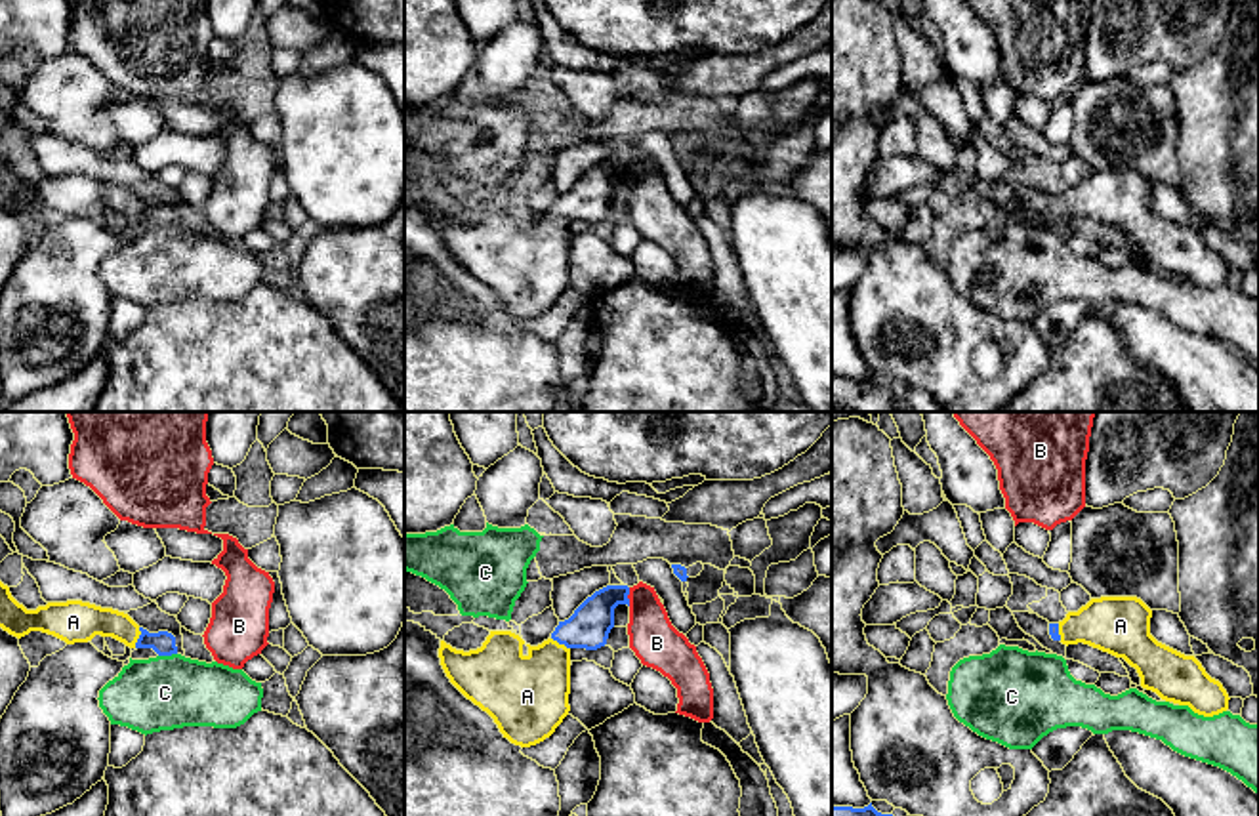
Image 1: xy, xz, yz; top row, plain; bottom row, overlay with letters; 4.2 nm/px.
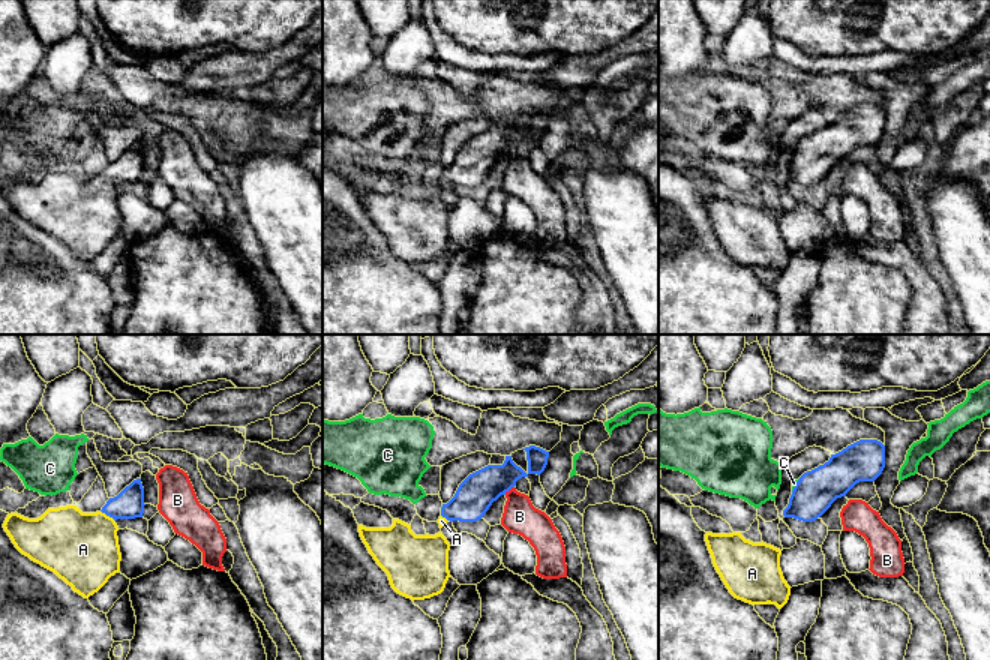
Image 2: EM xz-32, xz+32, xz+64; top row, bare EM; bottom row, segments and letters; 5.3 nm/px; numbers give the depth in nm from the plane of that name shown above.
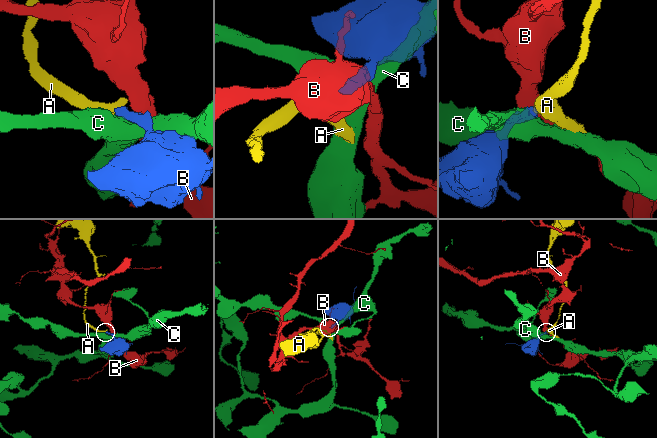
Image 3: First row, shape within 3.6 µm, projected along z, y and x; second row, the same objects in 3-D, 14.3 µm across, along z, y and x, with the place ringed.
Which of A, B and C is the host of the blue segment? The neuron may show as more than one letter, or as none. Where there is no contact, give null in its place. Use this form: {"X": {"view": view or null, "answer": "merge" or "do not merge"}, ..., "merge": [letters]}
{"A": {"view": "xy", "answer": "merge"}, "B": {"view": "xz", "answer": "do not merge"}, "C": {"view": "xy", "answer": "do not merge"}, "merge": ["A"]}

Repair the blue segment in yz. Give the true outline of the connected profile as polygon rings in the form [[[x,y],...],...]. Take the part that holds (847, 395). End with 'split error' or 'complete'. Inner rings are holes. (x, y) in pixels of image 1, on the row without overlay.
[[[832,379],[832,412],[906,412],[893,387],[864,381]]]; complete

